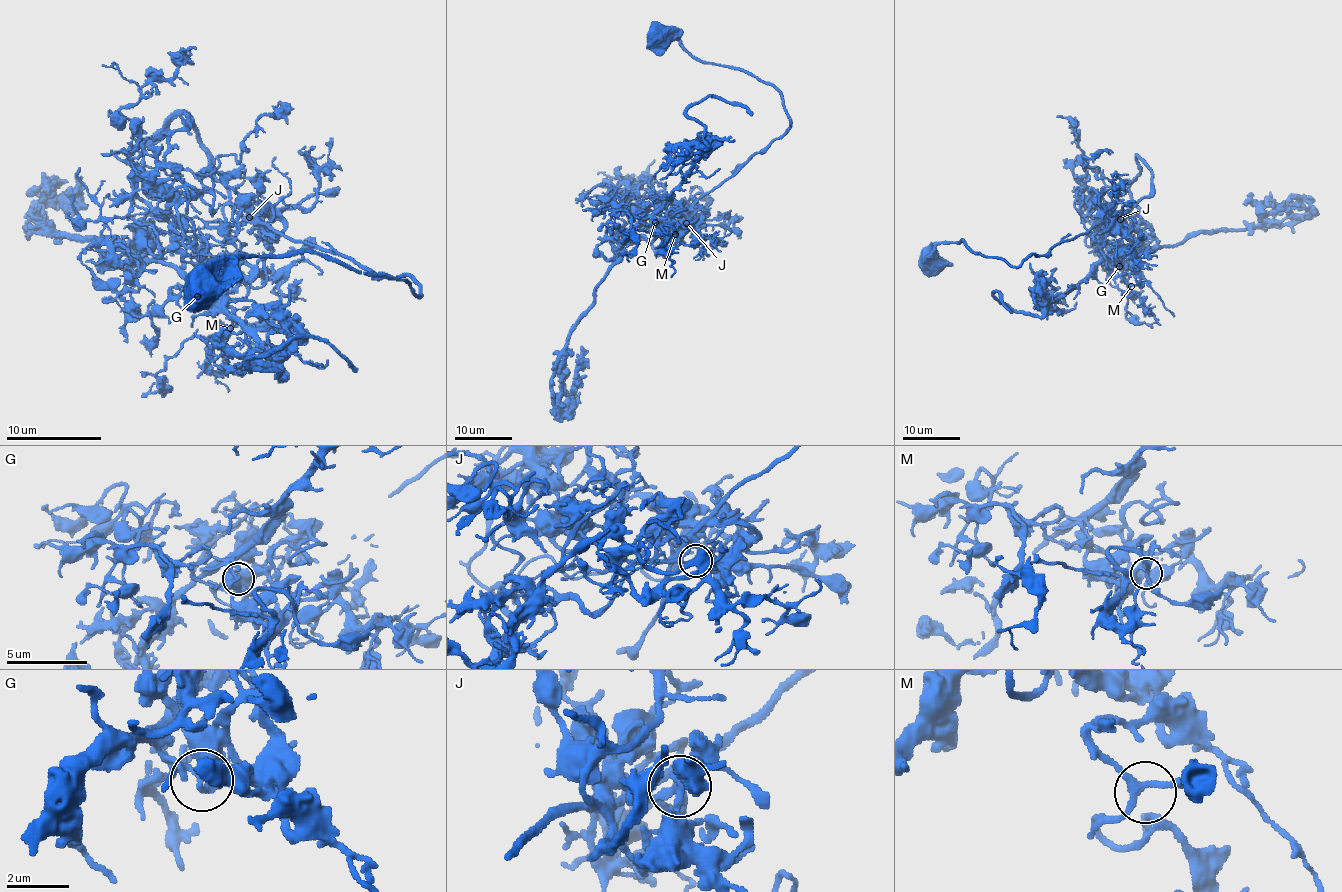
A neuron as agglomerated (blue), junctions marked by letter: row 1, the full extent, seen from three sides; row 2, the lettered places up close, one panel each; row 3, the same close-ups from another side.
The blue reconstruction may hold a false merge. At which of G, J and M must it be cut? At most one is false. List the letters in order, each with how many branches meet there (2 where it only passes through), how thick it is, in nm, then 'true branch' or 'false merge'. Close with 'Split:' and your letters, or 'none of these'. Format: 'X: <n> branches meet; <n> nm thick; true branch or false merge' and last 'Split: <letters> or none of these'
G: 3 branches meet; 180 nm thick; false merge
J: 3 branches meet; 200 nm thick; true branch
M: 3 branches meet; 200 nm thick; true branch
Split: G

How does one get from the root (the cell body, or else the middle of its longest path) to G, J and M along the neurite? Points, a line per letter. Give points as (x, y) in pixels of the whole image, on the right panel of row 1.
G: (934, 260), (938, 243), (963, 240), (976, 253), (1017, 266), (1110, 222), (1118, 266)
J: (934, 260), (938, 243), (963, 240), (976, 253), (1017, 266), (1029, 255), (1045, 255), (1099, 223), (1120, 219)
M: (934, 260), (963, 240), (1017, 266), (1110, 222), (1131, 286)

